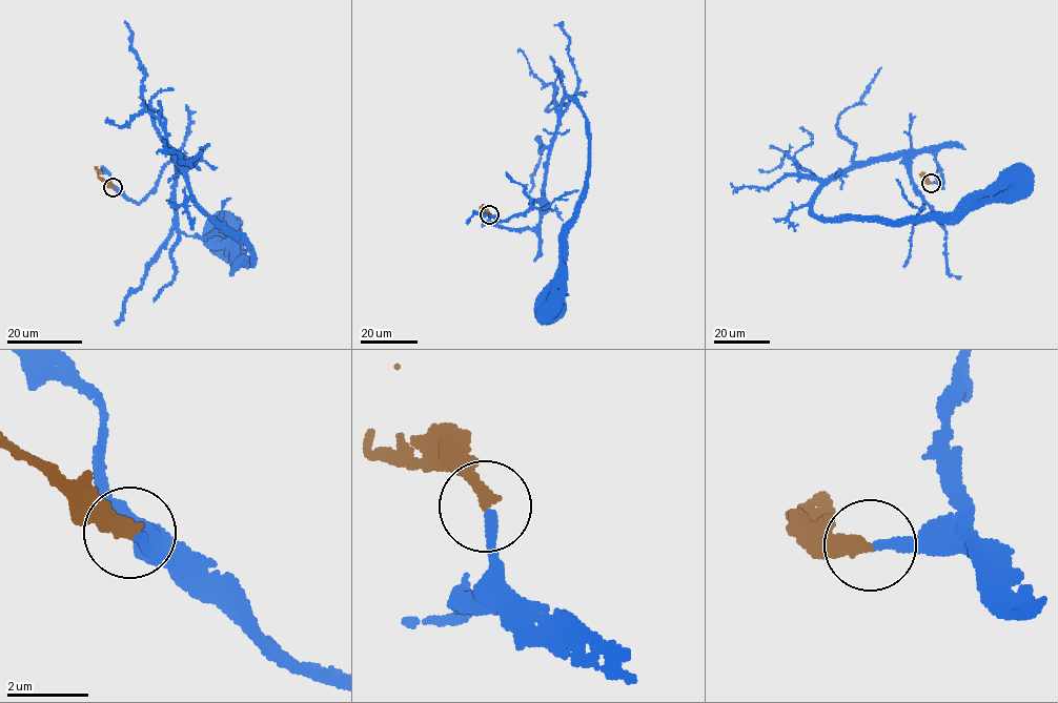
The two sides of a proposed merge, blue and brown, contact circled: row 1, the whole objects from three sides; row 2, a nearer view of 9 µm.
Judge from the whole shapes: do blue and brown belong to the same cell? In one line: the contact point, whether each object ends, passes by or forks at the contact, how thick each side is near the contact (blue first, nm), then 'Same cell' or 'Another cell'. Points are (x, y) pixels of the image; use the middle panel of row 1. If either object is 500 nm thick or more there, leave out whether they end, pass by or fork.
Place: (489, 214). At the ring blue ends. At the ring brown ends. Thickness 240 nm (blue) against 260 nm. Same cell

